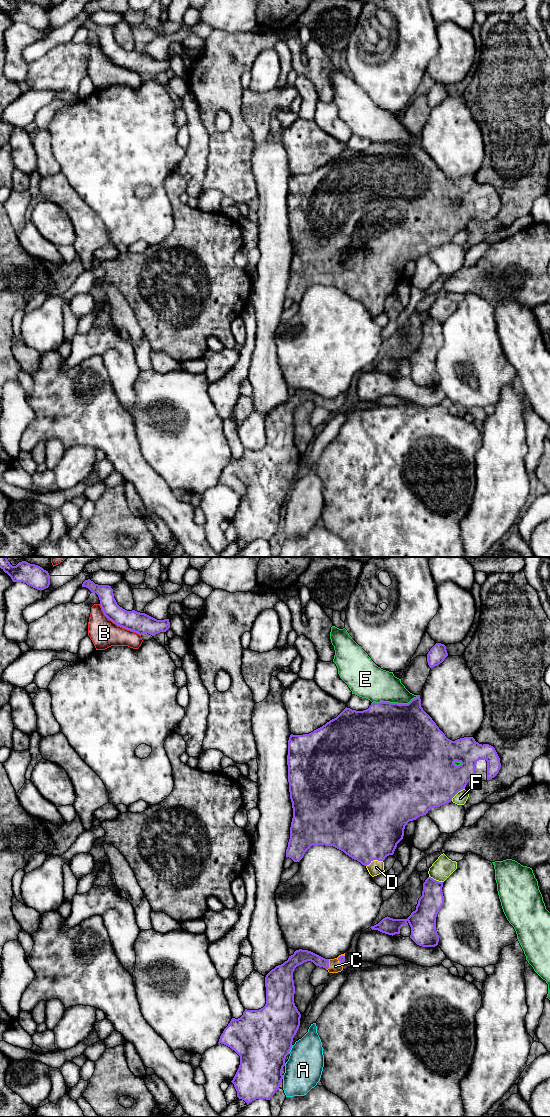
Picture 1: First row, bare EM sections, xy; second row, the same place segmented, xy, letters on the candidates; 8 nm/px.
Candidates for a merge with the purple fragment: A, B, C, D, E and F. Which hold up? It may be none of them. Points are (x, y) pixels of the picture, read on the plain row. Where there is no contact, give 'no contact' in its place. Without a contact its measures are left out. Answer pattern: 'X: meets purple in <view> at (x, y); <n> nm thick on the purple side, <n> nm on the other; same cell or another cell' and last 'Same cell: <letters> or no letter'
A: meets purple in xy at (290, 489); 460 nm thick on the purple side, 300 nm on the other; another cell
B: meets purple in xy at (117, 65); 170 nm thick on the purple side, 220 nm on the other; another cell
C: meets purple in xy at (328, 404); 120 nm thick on the purple side, 100 nm on the other; same cell
D: meets purple in xy at (374, 299); 500 nm thick on the purple side, 120 nm on the other; same cell
E: meets purple in xy at (394, 143); 500 nm thick on the purple side, 280 nm on the other; another cell
F: meets purple in xy at (457, 232); 460 nm thick on the purple side, 100 nm on the other; another cell
Same cell: C, D

